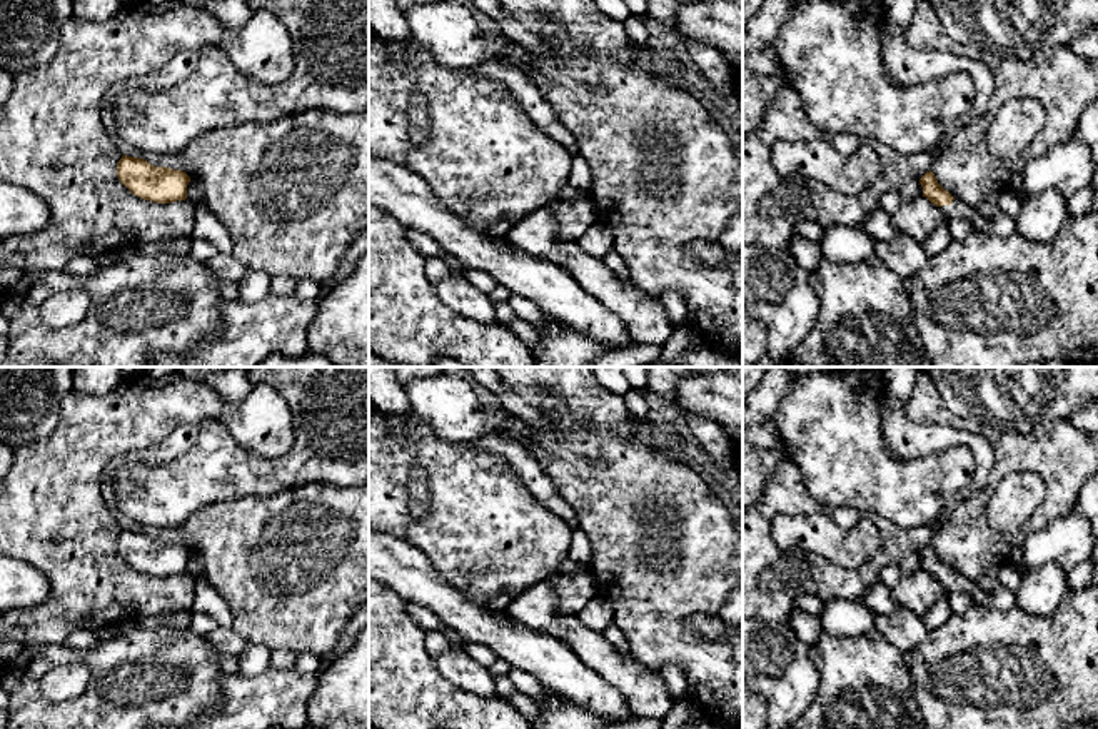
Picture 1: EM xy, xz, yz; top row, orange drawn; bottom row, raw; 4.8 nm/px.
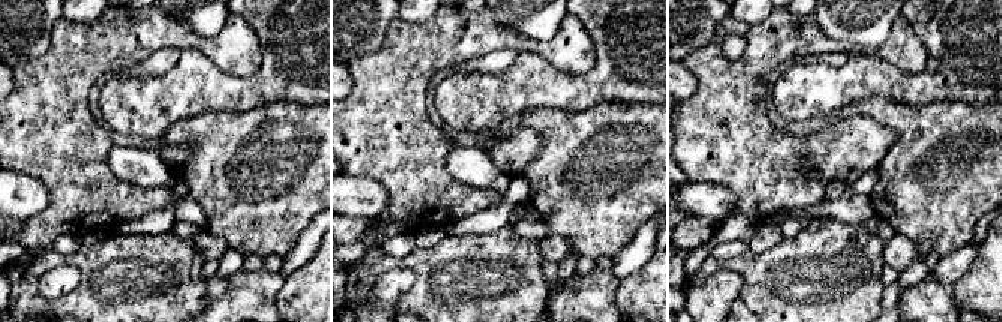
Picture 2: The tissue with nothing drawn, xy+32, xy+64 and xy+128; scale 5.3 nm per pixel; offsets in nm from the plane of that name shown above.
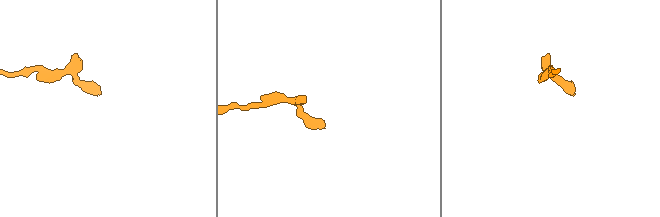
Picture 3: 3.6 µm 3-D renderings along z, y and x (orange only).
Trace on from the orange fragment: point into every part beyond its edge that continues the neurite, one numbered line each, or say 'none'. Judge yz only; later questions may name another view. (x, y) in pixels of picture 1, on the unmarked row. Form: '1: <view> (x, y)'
1: yz (1000, 598)

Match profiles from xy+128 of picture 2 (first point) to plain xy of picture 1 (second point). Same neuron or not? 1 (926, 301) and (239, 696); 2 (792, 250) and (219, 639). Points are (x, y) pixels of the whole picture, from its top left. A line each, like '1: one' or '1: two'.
1: one
2: two

